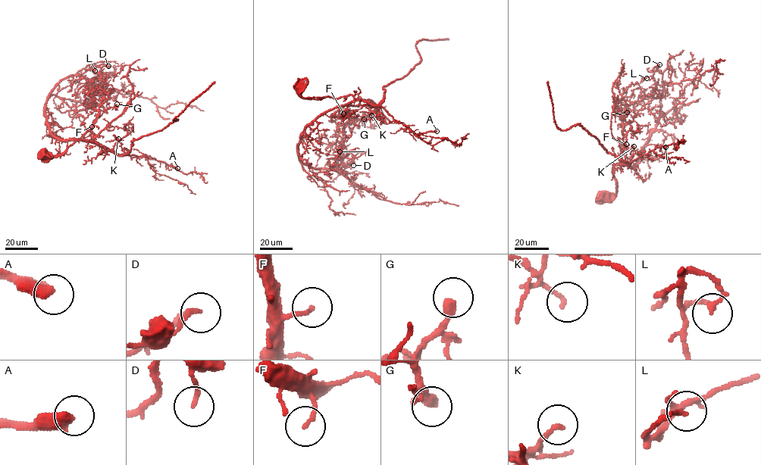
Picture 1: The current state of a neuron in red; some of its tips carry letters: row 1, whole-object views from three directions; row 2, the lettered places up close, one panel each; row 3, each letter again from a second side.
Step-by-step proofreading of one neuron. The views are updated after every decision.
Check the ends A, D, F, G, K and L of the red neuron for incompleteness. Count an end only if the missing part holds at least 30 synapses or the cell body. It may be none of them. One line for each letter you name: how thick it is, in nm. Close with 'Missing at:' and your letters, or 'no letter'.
A: 460 nm
F: 160 nm
G: 360 nm
Missing at: A, F, G

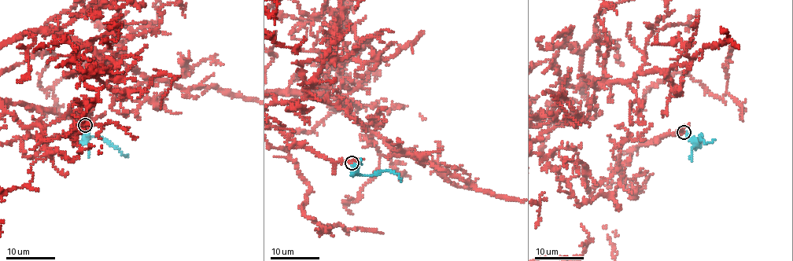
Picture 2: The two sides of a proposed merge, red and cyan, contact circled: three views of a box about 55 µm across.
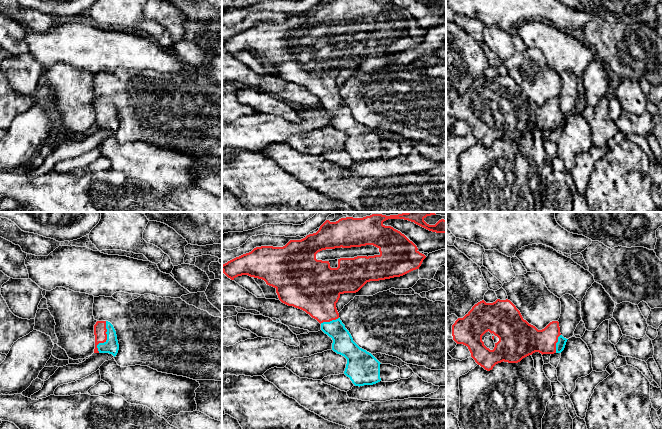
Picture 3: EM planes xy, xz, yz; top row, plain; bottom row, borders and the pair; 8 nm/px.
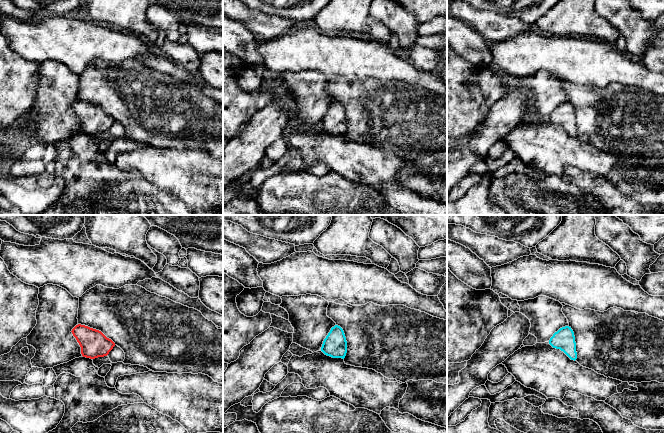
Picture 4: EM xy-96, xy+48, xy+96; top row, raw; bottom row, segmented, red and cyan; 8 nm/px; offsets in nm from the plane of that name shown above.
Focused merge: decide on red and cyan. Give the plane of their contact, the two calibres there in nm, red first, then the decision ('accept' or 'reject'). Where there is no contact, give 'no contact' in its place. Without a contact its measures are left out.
xy | 100/120 nm | accept

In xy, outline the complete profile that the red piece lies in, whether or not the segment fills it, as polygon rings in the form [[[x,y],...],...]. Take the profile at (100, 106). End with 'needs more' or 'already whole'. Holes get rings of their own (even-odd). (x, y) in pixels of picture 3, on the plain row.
[[[97,97],[94,101],[95,125],[94,129],[109,129],[114,133],[119,126],[116,107],[108,97]]]; needs more

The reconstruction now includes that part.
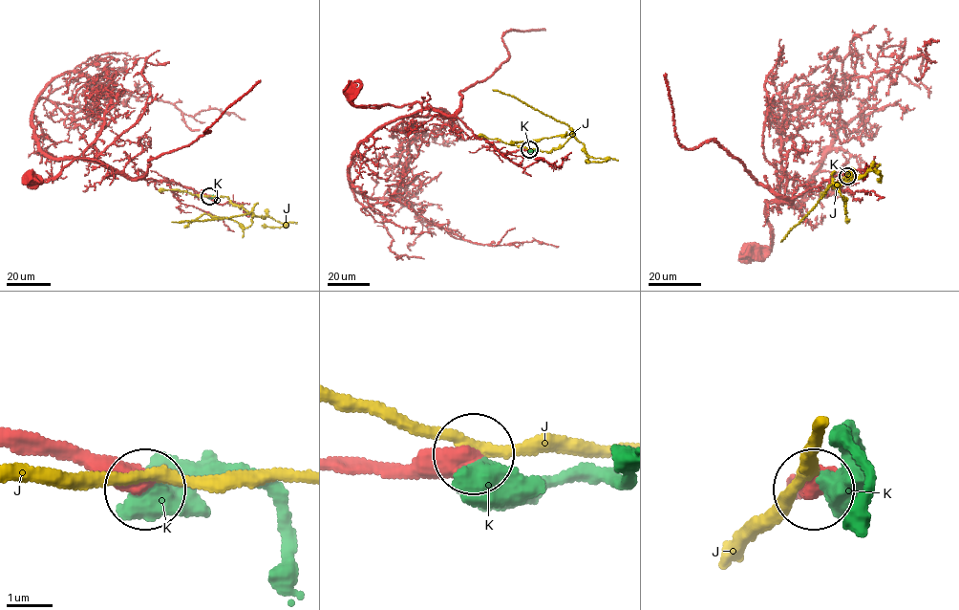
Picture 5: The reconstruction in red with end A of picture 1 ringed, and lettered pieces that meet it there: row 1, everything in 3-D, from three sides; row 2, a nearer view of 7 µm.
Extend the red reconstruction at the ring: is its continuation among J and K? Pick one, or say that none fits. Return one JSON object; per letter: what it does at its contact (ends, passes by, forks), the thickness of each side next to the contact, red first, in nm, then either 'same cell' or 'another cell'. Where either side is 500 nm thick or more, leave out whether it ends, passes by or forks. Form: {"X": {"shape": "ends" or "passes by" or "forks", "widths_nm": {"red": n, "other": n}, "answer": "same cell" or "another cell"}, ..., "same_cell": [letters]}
{"J": {"widths_nm": {"red": 550, "other": 240}, "answer": "another cell"}, "K": {"widths_nm": {"red": 550, "other": 650}, "answer": "another cell"}, "same_cell": []}

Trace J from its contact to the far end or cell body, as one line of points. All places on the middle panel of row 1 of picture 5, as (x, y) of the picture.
J: (529, 149), (550, 151), (559, 148), (573, 131), (515, 98), (492, 90)

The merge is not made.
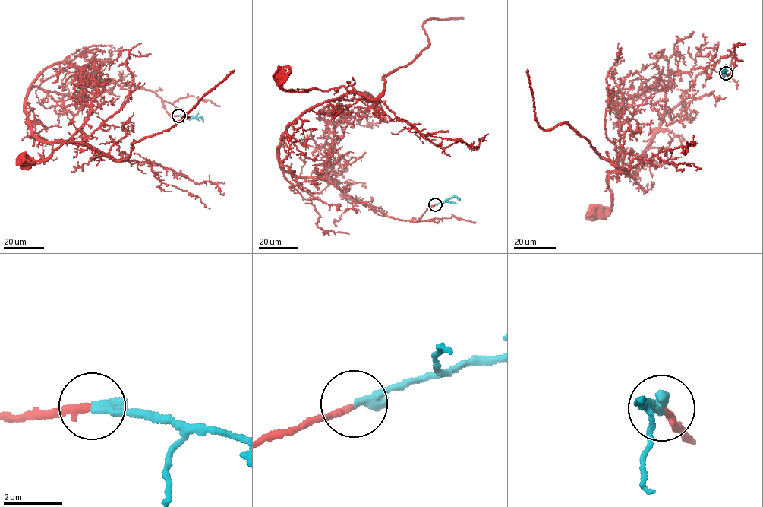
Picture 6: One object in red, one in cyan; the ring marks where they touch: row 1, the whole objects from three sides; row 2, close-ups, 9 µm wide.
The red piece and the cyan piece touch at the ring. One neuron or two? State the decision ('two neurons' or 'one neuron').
one neuron

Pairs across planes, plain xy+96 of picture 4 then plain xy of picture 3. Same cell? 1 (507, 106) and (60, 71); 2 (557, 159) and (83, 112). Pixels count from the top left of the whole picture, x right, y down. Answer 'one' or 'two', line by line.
1: two
2: two

